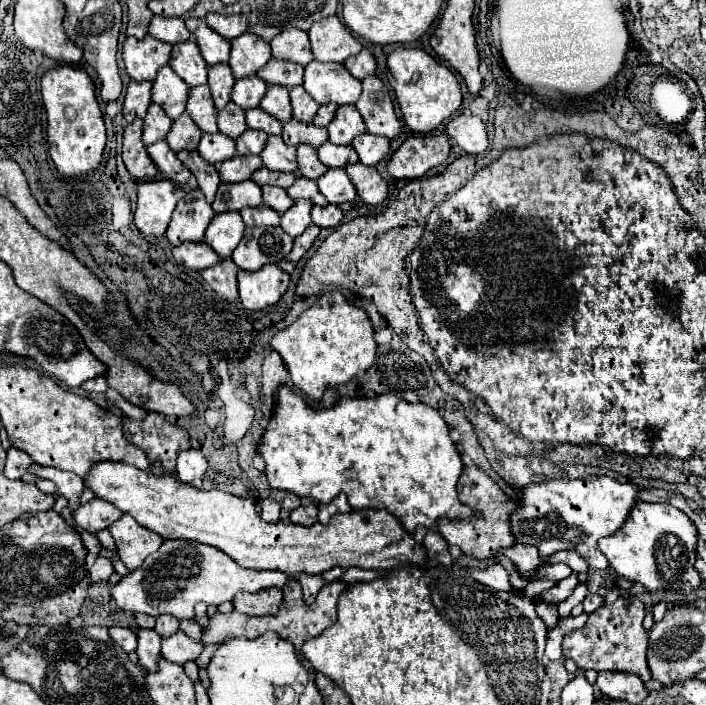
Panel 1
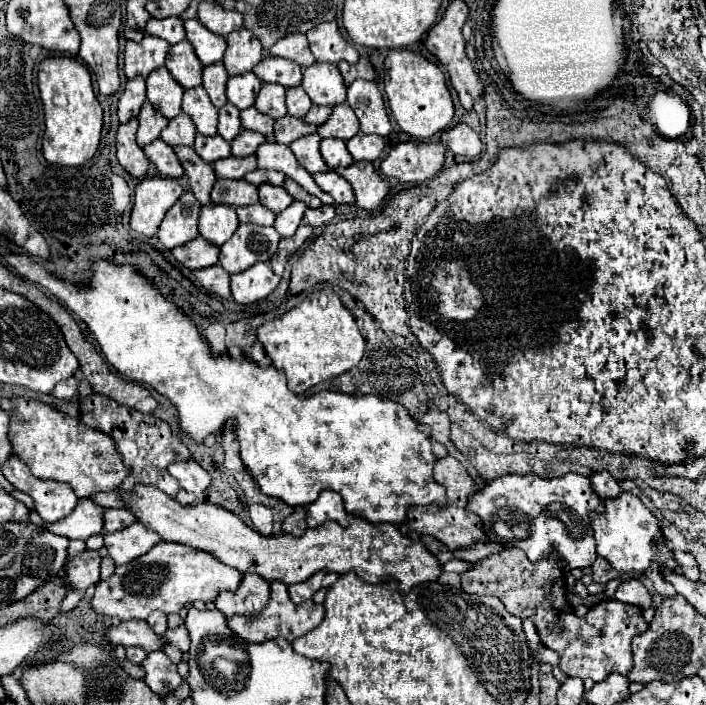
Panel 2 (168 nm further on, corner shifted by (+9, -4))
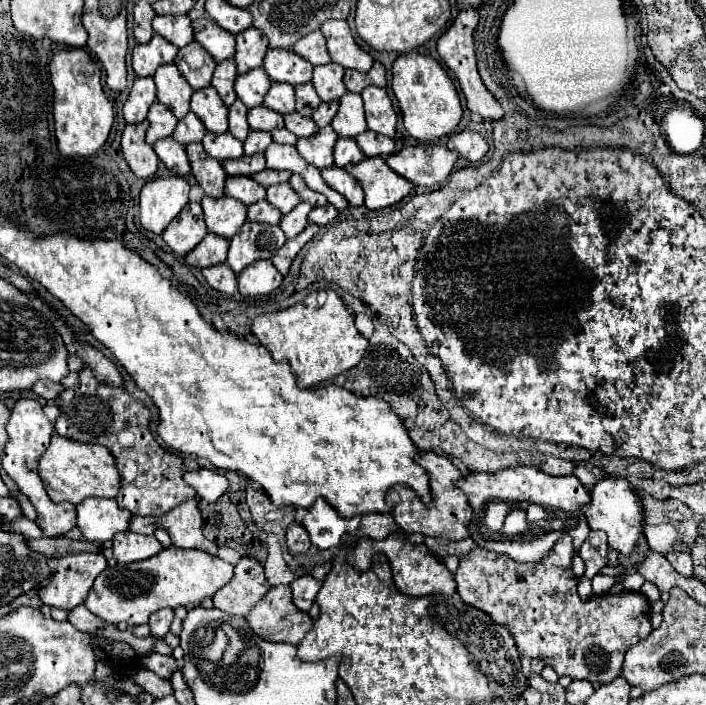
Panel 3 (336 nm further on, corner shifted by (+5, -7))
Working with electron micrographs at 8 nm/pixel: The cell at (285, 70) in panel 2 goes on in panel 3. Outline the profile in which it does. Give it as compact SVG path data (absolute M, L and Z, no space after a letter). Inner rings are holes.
M268 49L264 57L264 71L272 81L278 81L274 77L284 77L284 83L290 85L302 85L312 79L312 65L306 63L302 57L292 53L290 49ZM290 77L302 77L302 79L290 79Z

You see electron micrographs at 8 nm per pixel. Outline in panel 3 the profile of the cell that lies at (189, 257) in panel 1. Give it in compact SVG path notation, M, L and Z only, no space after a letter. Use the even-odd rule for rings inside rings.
M208 233L184 259L186 259L188 265L198 267L198 269L206 269L206 267L212 267L212 265L220 265L220 263L226 261L228 245L230 245L228 239Z

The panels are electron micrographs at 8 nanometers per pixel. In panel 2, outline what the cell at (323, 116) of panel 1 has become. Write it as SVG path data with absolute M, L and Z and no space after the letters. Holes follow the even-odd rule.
M312 106L310 108L310 112L304 116L304 120L306 122L310 122L310 124L316 124L316 126L320 126L320 124L324 124L328 118L330 118L330 112L332 112L332 106Z

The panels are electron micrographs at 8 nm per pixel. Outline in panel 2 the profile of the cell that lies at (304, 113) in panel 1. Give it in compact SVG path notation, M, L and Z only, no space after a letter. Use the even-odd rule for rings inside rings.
M296 86L296 88L286 90L286 106L288 106L288 114L292 114L296 118L304 118L312 106L312 100L302 90L302 86Z

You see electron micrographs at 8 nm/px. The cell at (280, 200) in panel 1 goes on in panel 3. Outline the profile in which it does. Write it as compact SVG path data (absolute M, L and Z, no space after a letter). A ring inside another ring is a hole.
M278 183L266 189L266 201L280 209L282 213L290 213L300 203L300 197L290 187L290 183Z

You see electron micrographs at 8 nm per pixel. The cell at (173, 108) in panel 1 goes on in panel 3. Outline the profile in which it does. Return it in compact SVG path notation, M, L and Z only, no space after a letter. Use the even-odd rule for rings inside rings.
M160 65L154 73L156 81L156 97L162 105L166 105L178 119L182 119L190 109L192 87L186 79L180 77L176 65Z

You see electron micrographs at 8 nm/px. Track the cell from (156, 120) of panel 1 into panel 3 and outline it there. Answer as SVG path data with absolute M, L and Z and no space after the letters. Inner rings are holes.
M154 101L150 111L148 111L148 123L150 123L150 129L146 133L146 143L148 145L154 145L158 139L164 139L164 137L170 137L178 119L174 117L174 113L170 113L170 109L166 109L166 105Z

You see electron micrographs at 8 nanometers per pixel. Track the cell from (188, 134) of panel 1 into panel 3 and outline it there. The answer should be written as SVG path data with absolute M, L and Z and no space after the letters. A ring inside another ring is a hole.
M188 113L184 119L178 121L172 137L182 143L182 145L188 145L188 143L200 143L202 137L206 133L206 127L202 125L202 121L194 115L194 113ZM190 139L196 139L196 141L190 141Z

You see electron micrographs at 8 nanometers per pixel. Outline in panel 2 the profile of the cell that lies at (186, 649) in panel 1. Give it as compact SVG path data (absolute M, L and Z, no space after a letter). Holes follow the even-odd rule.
M126 620L120 624L106 624L104 636L114 644L122 646L142 646L150 652L156 648L164 648L164 642L150 630L150 626L144 620Z

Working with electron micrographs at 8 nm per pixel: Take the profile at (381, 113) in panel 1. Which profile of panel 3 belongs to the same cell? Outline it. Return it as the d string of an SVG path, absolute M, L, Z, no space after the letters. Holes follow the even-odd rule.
M366 87L362 93L366 123L368 129L386 137L394 137L396 133L396 111L392 109L392 101L382 87Z

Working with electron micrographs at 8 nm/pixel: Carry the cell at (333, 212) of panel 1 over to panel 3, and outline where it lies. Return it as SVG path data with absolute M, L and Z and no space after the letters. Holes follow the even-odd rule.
M324 205L324 207L314 207L308 215L308 221L316 223L316 225L328 225L336 217L338 217L338 211L332 205Z

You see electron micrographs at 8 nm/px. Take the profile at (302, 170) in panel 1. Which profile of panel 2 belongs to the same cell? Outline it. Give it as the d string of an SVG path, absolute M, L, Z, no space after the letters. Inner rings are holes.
M312 134L312 136L304 136L298 138L290 144L290 150L294 152L294 156L298 158L300 166L304 166L310 174L316 172L326 172L328 166L326 162L322 162L322 154L320 154L320 136Z

